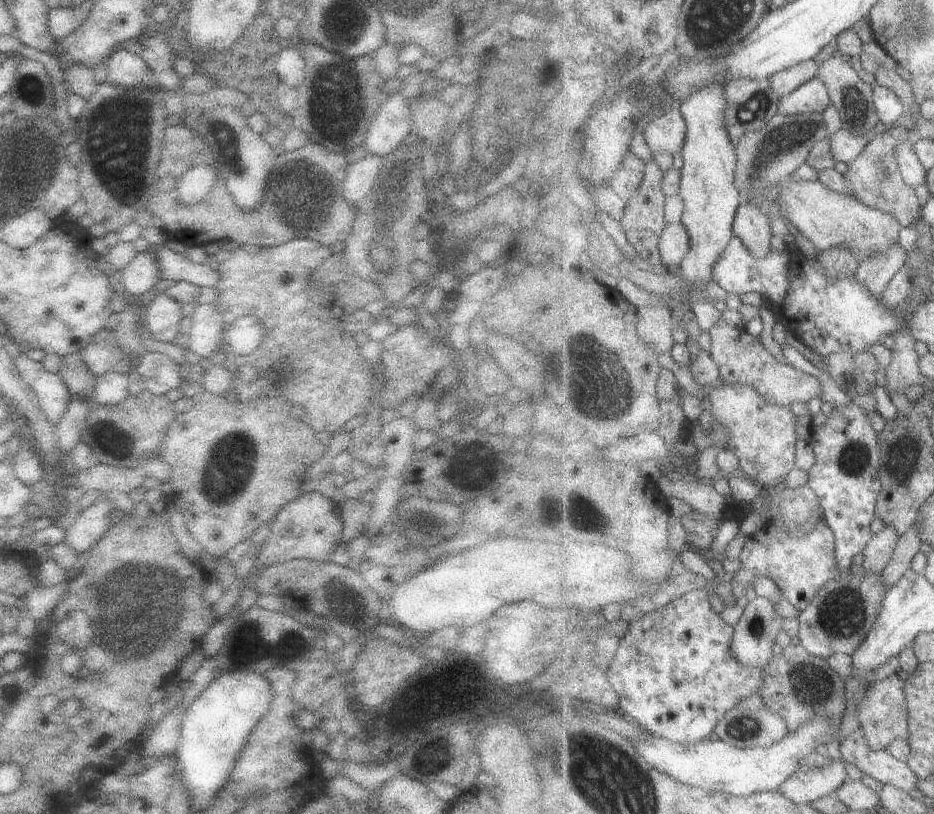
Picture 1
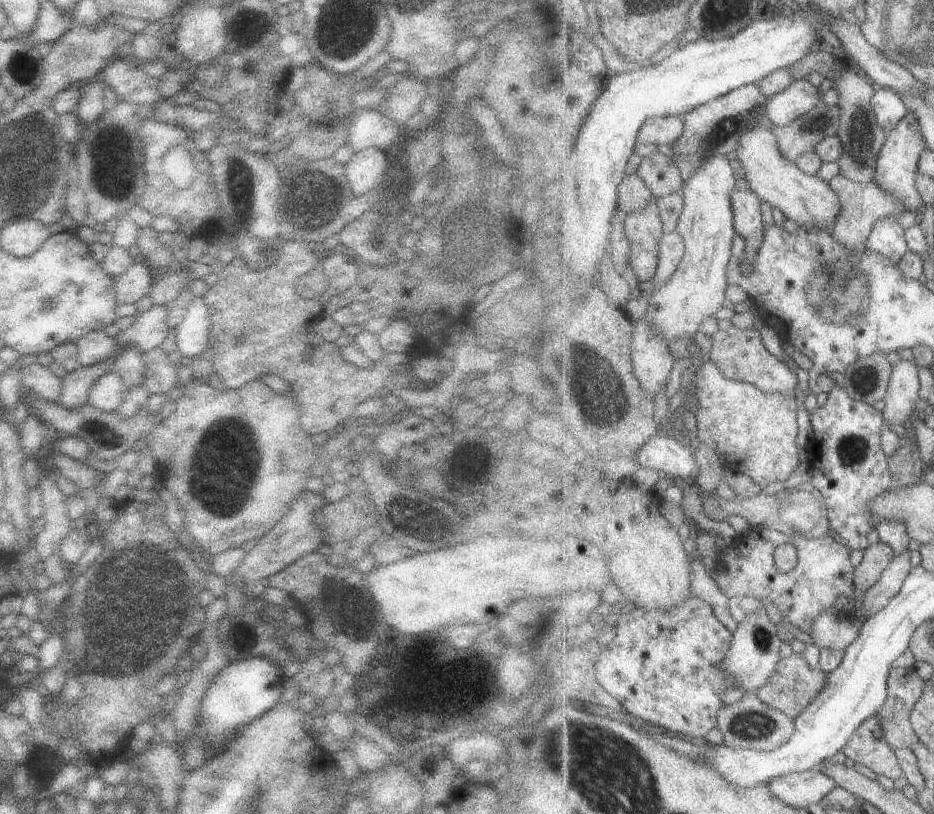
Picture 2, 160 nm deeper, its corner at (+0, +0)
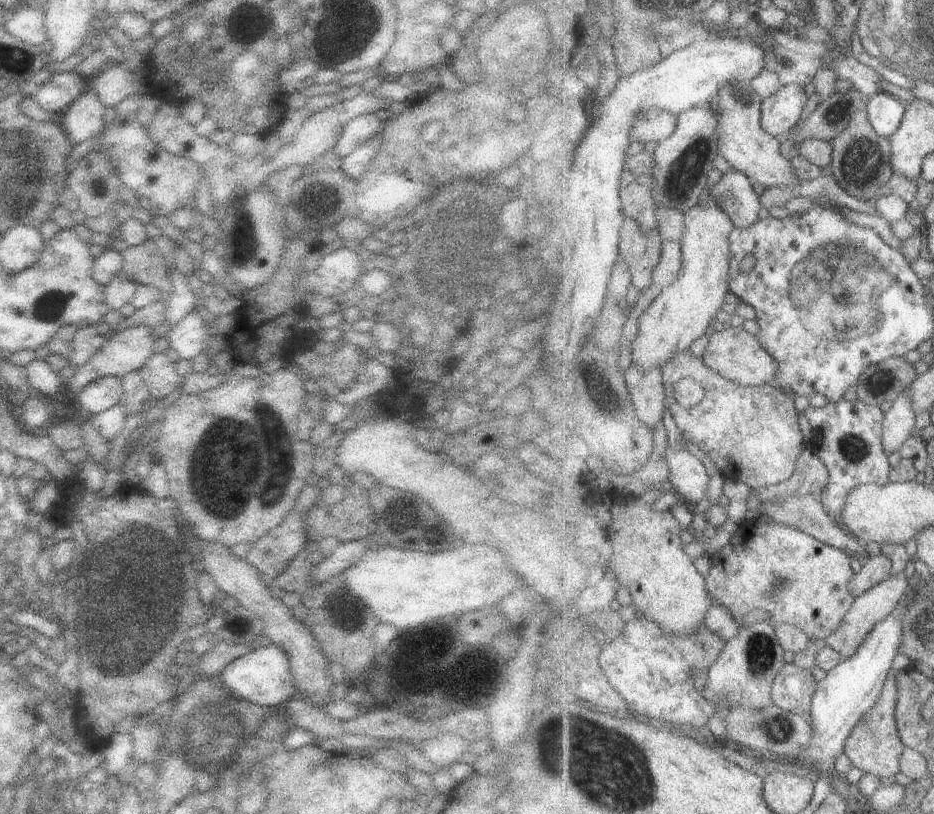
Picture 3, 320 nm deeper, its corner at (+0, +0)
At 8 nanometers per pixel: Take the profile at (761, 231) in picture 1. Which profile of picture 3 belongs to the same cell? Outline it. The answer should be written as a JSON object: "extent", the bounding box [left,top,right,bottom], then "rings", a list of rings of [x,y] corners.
{"extent":[708,169,761,228],"rings":[[[737,169],[713,178],[708,186],[709,196],[724,210],[737,228],[747,228],[759,220],[761,200],[753,190],[752,180]]]}

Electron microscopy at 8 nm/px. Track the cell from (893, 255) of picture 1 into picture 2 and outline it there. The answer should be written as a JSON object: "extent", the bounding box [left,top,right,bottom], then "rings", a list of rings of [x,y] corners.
{"extent":[866,215,909,266],"rings":[[[891,215],[877,220],[867,239],[866,248],[872,253],[885,255],[898,266],[909,248],[904,235],[906,229],[896,218],[897,215]]]}

